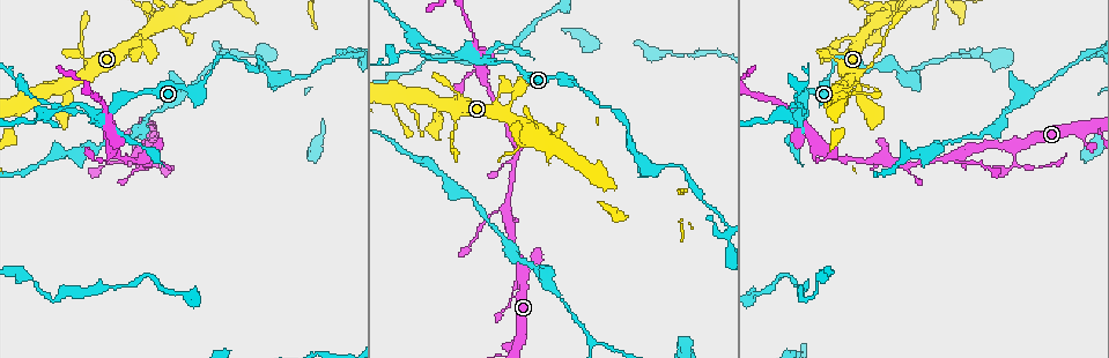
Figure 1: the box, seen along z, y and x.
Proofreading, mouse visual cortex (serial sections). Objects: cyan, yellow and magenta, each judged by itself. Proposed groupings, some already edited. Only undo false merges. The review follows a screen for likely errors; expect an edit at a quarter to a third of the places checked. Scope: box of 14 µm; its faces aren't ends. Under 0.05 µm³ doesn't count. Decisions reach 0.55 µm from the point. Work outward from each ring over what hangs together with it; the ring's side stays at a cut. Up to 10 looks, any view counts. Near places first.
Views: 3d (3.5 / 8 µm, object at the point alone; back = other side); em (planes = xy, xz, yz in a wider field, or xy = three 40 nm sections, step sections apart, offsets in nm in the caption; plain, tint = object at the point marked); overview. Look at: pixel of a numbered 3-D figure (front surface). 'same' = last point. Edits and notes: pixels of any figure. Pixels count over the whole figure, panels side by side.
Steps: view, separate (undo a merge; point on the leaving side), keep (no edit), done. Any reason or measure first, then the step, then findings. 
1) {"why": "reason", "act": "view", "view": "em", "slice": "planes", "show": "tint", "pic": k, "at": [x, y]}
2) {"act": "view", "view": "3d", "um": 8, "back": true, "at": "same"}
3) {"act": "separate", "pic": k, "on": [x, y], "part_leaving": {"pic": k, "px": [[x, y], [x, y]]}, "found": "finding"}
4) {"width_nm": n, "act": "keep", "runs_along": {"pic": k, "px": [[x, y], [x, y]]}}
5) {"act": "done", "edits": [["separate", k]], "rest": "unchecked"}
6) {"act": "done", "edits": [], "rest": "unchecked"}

{"act": "view", "view": "3d", "um": 3.5, "pic": 1, "at": [565, 78]}

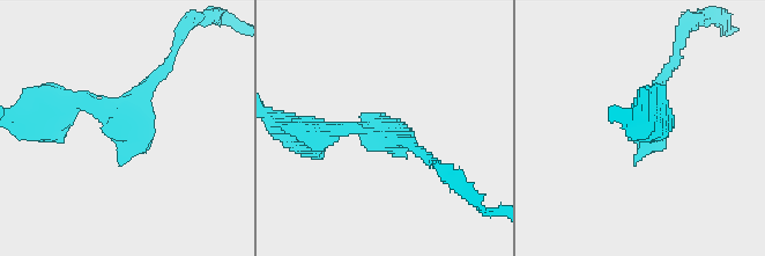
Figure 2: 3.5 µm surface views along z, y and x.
{"arm_widths_nm": [200, 200], "act": "view", "view": "em", "slice": "xy", "step": 2, "show": "tint", "pic": 2, "at": [386, 127]}

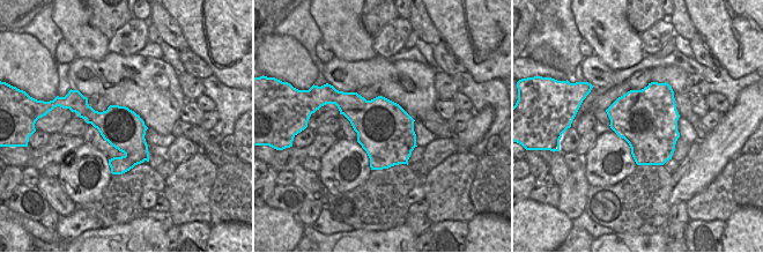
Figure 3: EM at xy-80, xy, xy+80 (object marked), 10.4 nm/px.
{"why": "another direction", "act": "view", "view": "em", "slice": "xy", "step": 1, "show": "tint", "at": "same"}

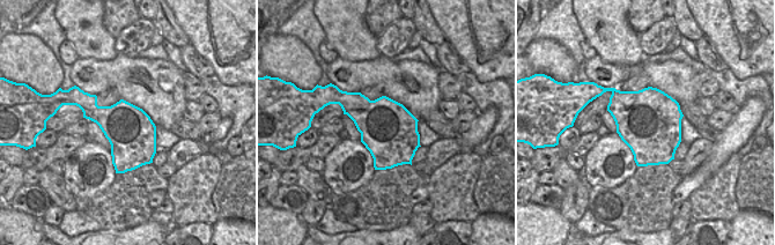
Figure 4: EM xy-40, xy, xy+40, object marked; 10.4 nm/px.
{"act": "keep", "runs_along": {"pic": 2, "px": [[61, 107], [119, 115], [119, 165]]}, "found": "all the same cell"}

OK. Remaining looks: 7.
{"why": "sudden change in width", "act": "view", "view": "3d", "um": 8, "pic": 1, "at": [138, 95]}

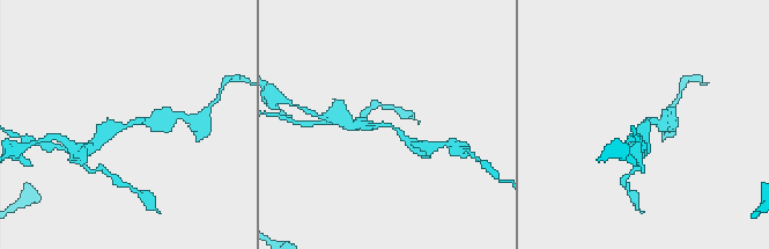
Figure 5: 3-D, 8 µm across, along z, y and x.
{"why": "closer look", "act": "view", "view": "3d", "um": 3.5, "pic": 5, "at": [129, 125]}

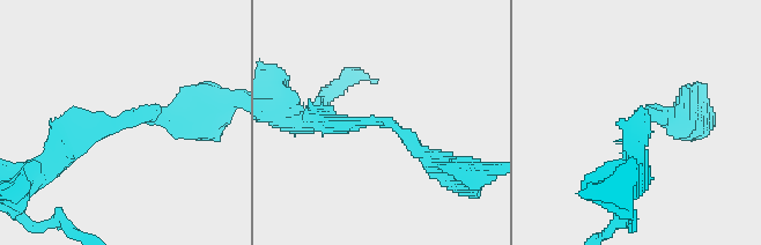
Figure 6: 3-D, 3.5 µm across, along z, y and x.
{"act": "keep", "runs_along": {"pic": 6, "px": [[440, 165], [393, 124], [315, 118]]}, "found": "one cell here"}

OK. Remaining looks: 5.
{"why": "thin arm on a thick one", "act": "view", "view": "3d", "um": 3.5, "pic": 1, "at": [529, 138]}

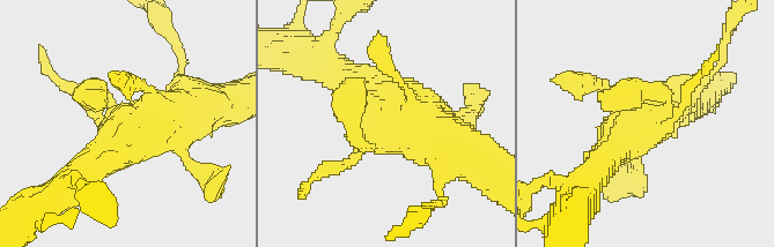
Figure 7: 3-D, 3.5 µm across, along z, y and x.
{"act": "view", "view": "em", "slice": "xy", "step": 3, "show": "tint", "pic": 7, "at": [647, 127]}

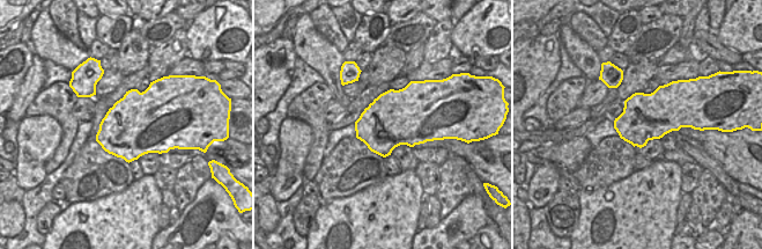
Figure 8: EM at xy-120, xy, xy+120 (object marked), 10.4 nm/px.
{"act": "keep", "runs_along": {"pic": 7, "px": [[340, 73], [458, 147]]}, "found": "continuous, no second cell"}

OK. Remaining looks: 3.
{"why": "thick turns thin", "act": "view", "view": "3d", "um": 3.5, "pic": 1, "at": [952, 154]}

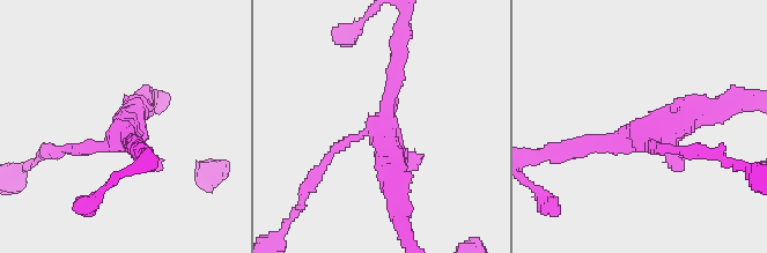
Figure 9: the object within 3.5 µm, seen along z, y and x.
{"why": "need the tissue", "act": "view", "view": "em", "slice": "xy", "step": 1, "show": "tint", "pic": 9, "at": [124, 133]}

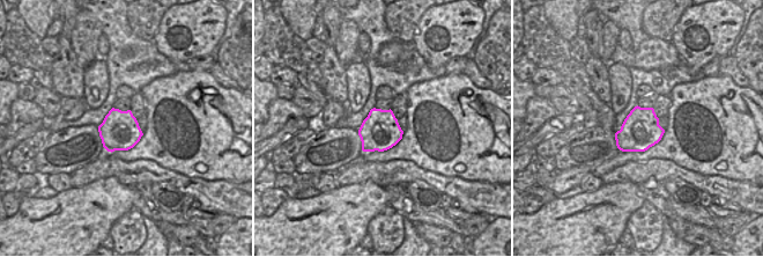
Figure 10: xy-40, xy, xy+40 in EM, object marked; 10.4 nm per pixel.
{"act": "keep", "runs_along": {"pic": 9, "px": [[710, 110], [572, 148]]}, "found": "all the same cell"}

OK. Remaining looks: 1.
{"act": "done", "edits": [], "rest": "unchecked"}

